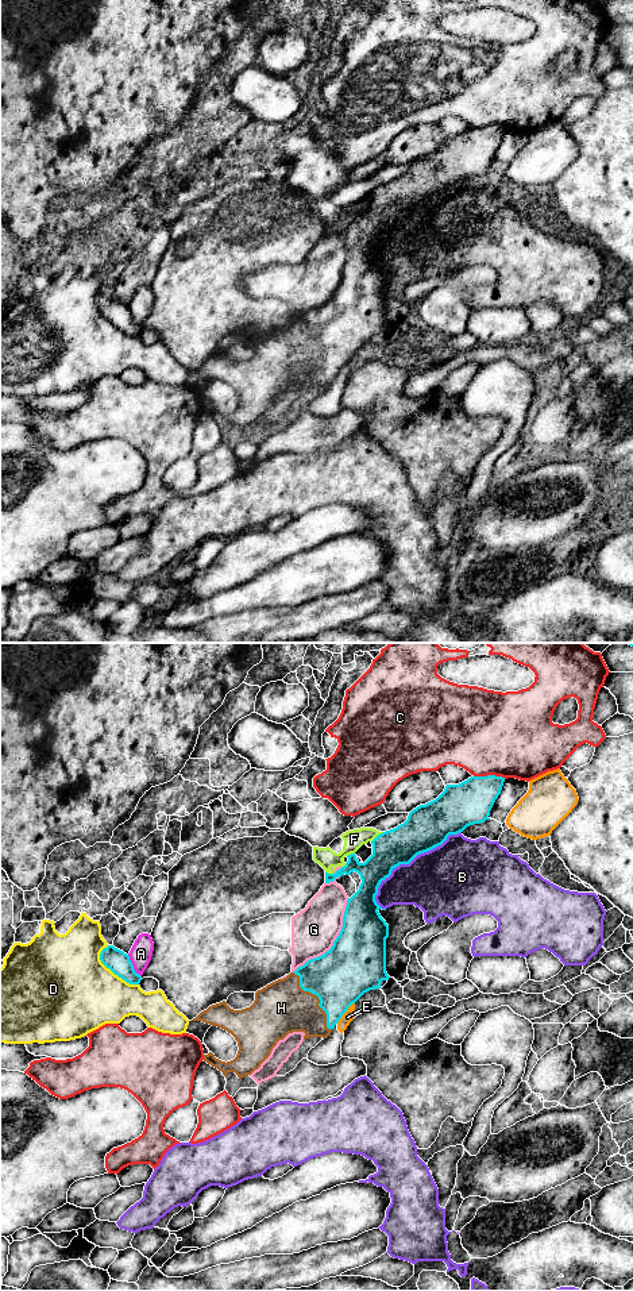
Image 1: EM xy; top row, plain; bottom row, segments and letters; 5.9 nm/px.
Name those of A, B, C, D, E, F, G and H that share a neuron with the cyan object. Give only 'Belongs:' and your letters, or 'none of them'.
Belongs: H

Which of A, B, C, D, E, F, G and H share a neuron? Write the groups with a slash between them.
A / B / C / D / E / F G / H

